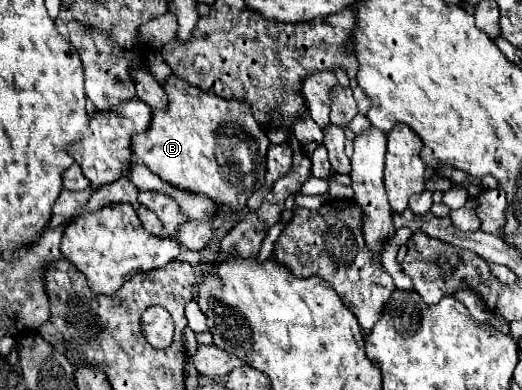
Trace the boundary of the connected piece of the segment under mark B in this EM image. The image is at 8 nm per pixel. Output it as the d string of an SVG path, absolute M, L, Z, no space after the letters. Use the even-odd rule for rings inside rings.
M173 76L169 78L165 92L169 96L167 110L153 110L151 128L145 134L133 136L133 154L137 162L145 164L153 174L157 174L167 184L209 196L217 204L217 212L241 212L247 206L249 196L261 188L265 174L265 154L269 140L261 126L255 122L249 104L241 100L225 100L211 92L201 92L189 86L185 80ZM227 126L237 126L257 142L257 152L261 158L255 158L251 174L239 174L239 168L221 168L215 154L215 136Z

